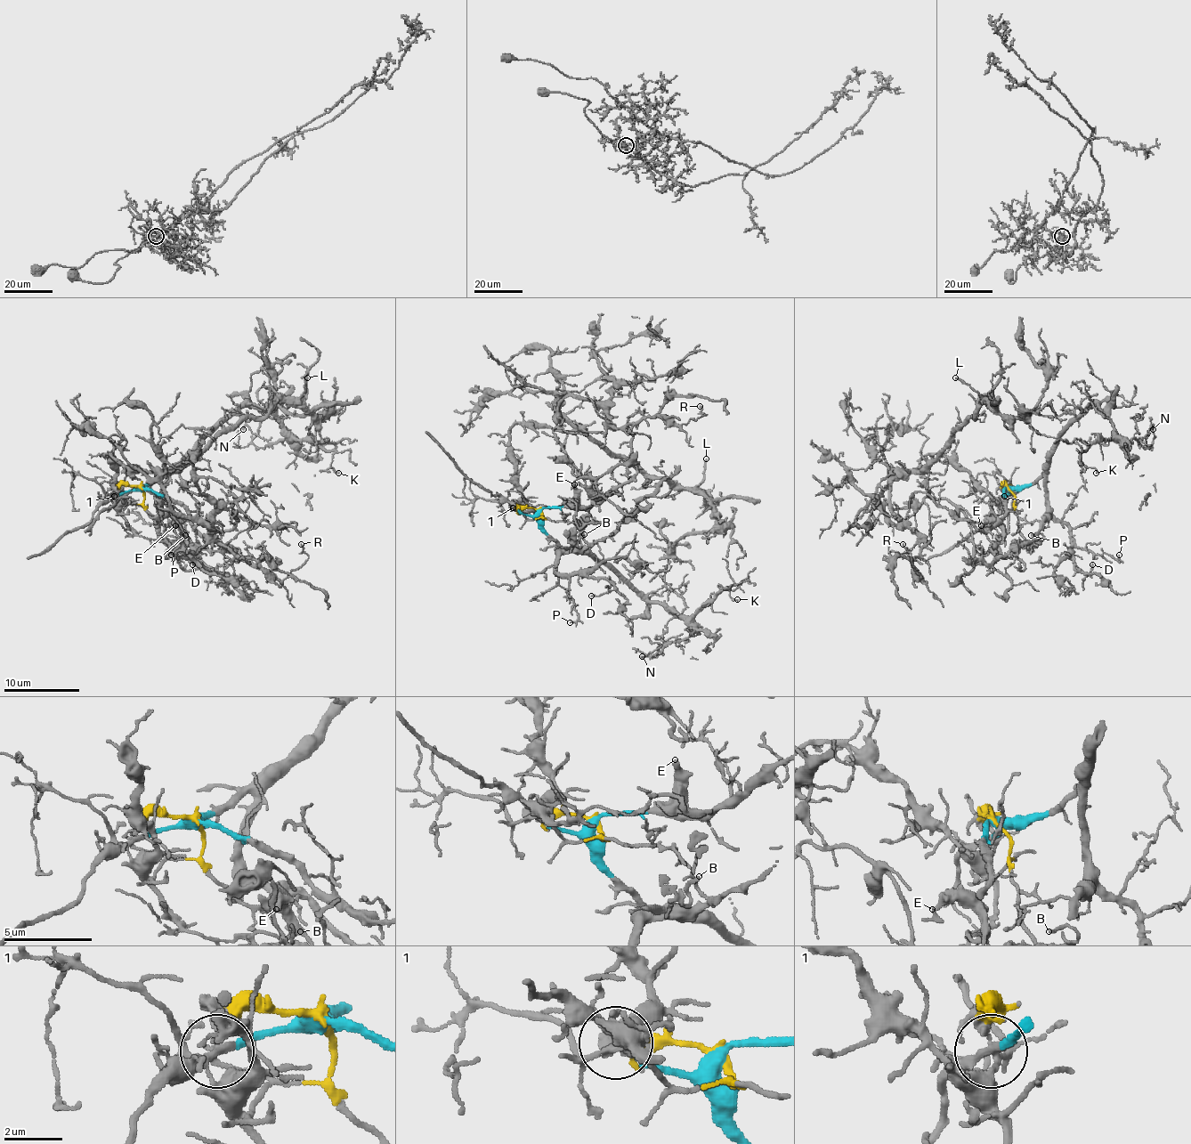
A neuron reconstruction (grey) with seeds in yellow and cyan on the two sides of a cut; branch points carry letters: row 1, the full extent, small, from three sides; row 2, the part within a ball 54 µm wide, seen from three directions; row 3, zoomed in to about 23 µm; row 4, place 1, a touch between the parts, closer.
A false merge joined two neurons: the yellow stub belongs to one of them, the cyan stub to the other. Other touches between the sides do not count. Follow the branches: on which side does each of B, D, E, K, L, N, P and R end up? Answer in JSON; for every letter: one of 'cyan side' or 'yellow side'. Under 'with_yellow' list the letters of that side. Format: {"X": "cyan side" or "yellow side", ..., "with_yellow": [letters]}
{"B": "yellow side", "D": "cyan side", "E": "yellow side", "K": "cyan side", "L": "yellow side", "N": "cyan side", "P": "cyan side", "R": "yellow side", "with_yellow": ["B", "E", "L", "R"]}

